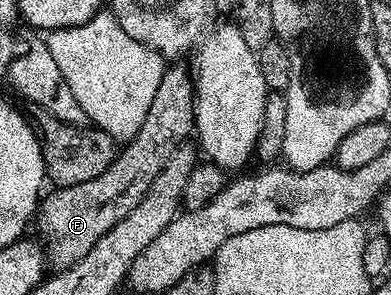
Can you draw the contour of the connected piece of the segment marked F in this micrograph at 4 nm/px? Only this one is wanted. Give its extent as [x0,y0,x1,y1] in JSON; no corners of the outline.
[35,63,195,270]

